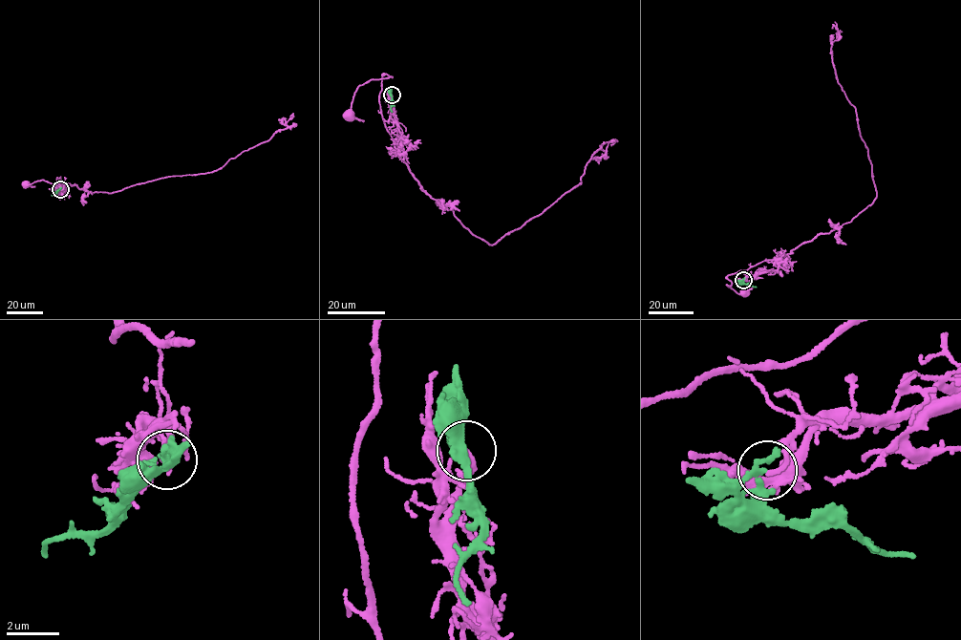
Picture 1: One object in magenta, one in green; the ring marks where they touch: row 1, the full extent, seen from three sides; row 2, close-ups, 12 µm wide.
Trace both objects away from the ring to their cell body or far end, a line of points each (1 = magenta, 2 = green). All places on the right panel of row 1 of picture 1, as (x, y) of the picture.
1: (743, 280), (777, 269), (778, 262), (764, 260), (727, 276), (732, 283), (726, 285), (745, 293)
2: (743, 280), (745, 284), (756, 288)

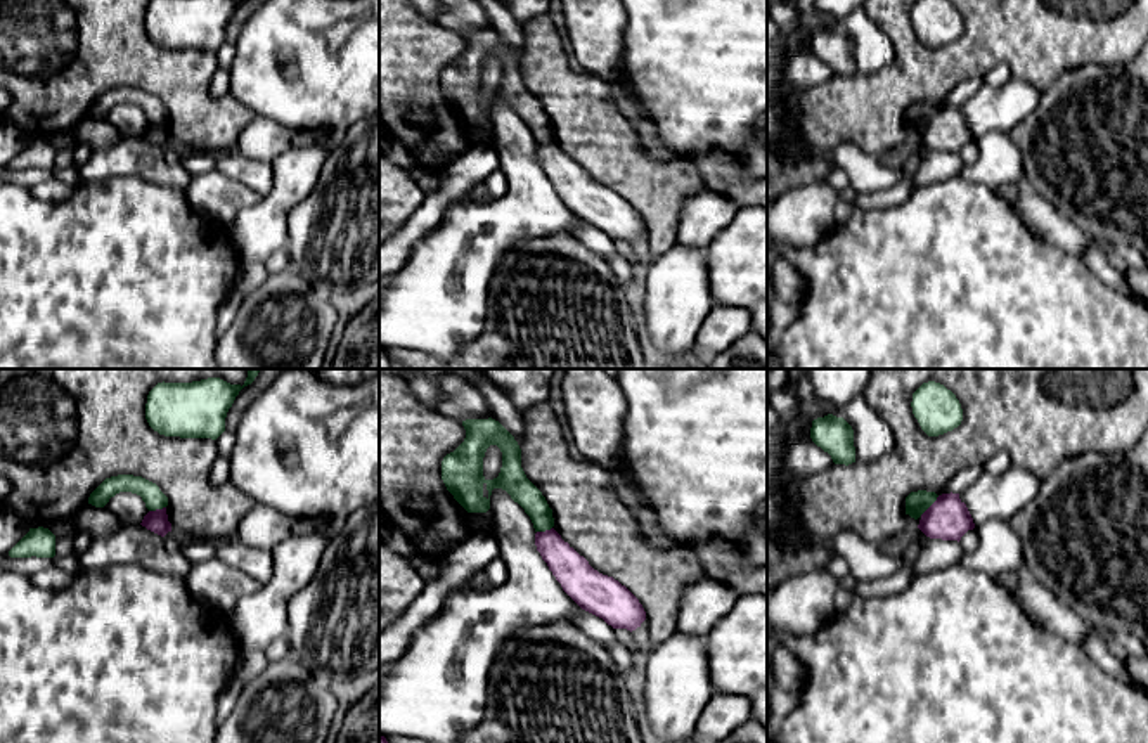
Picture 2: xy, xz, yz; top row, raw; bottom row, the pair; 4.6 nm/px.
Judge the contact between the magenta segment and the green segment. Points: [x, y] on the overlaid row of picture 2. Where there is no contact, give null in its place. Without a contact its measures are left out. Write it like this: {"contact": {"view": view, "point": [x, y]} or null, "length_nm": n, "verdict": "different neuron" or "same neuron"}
{"contact": {"view": "yz", "point": [930, 506]}, "length_nm": 130, "verdict": "different neuron"}

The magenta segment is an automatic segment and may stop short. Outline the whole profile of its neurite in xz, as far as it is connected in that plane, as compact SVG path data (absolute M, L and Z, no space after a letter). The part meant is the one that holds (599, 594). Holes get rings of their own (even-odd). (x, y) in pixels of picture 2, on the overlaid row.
M551 528L535 533L535 546L563 591L585 611L613 629L635 630L646 620L639 599L613 577L594 570Z

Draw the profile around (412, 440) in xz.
M379 374L379 501L386 523L403 532L417 554L442 558L448 546L471 537L468 511L454 499L442 480L442 461L466 438L462 423L429 410L407 388L402 376Z

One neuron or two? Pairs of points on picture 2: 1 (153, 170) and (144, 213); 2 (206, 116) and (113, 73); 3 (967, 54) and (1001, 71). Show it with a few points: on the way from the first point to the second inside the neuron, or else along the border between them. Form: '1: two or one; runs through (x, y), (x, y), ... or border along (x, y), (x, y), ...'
1: two; border along (111, 177), (142, 177), (177, 186), (184, 191)
2: one; runs through (184, 94), (163, 73), (135, 73)
3: two; border along (1010, 64), (998, 63), (982, 77)

